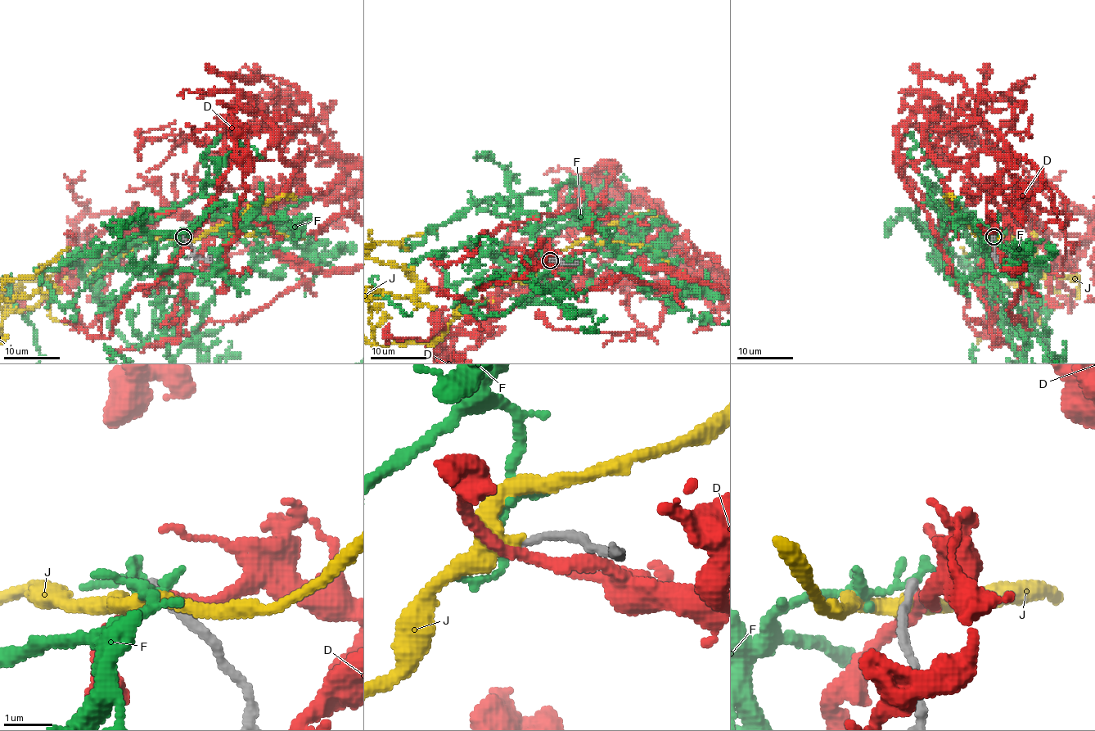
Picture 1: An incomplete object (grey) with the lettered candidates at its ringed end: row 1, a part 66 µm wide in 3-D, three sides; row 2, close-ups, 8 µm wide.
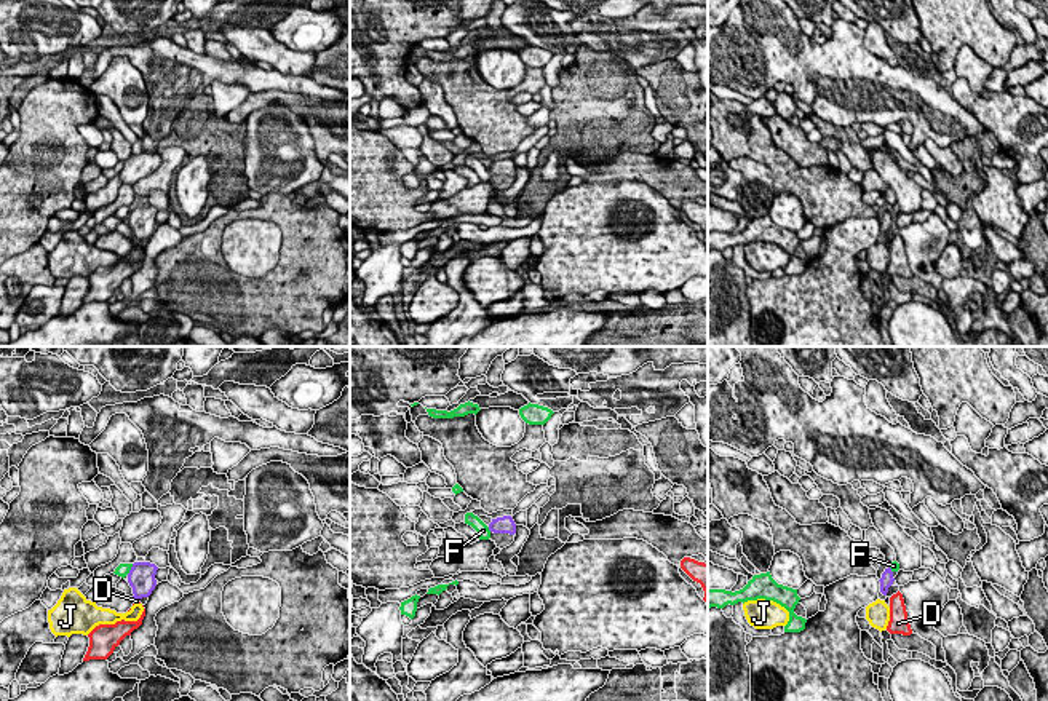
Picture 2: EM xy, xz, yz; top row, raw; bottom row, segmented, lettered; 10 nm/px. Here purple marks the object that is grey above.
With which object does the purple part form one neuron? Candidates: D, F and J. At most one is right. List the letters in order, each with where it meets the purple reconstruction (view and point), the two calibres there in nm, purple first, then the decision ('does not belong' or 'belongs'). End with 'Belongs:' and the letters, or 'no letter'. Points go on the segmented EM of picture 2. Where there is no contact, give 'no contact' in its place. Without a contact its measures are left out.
D: no contact | does not belong
F: xy (131, 569) | 280/130 nm | does not belong
J: no contact | does not belong
Belongs: no letter

